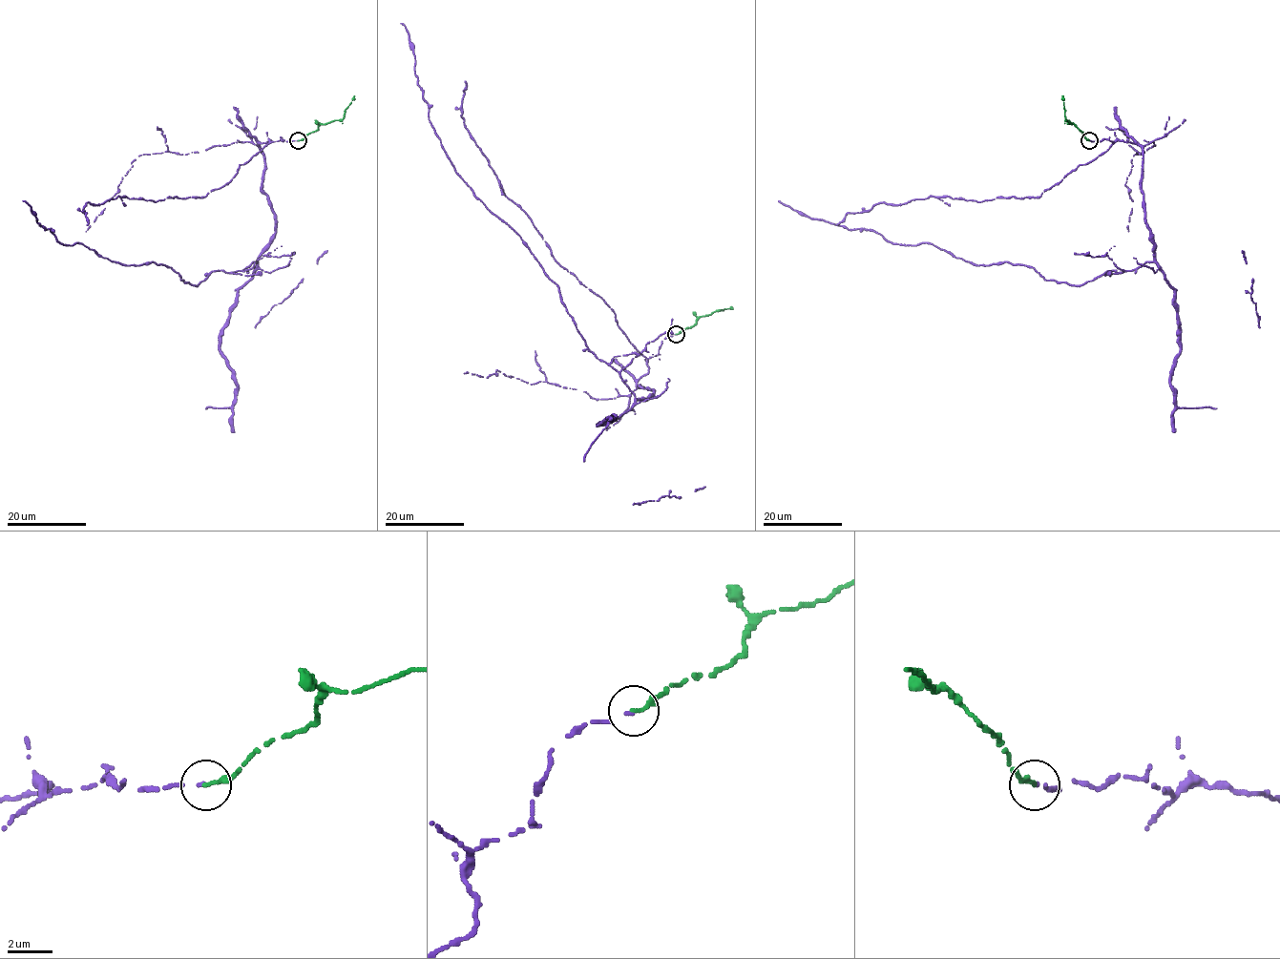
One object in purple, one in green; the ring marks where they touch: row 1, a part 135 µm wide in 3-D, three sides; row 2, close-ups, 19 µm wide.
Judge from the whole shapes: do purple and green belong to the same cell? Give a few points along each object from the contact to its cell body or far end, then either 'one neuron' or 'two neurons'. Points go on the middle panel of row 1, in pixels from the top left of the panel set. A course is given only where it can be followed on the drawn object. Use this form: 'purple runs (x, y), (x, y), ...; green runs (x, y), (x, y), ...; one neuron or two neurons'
purple runs (677, 335), (648, 360), (637, 385), (653, 390), (648, 398), (597, 359), (558, 285), (455, 171), (401, 23); green runs (677, 334), (692, 326), (699, 318), (732, 306); one neuron

